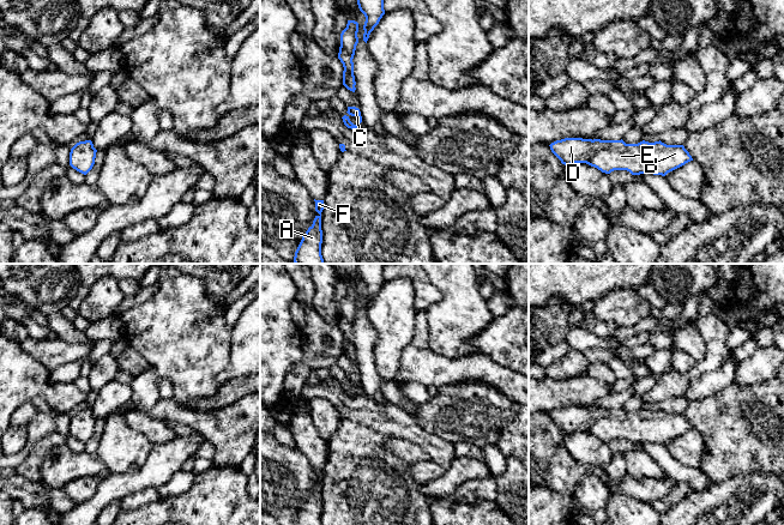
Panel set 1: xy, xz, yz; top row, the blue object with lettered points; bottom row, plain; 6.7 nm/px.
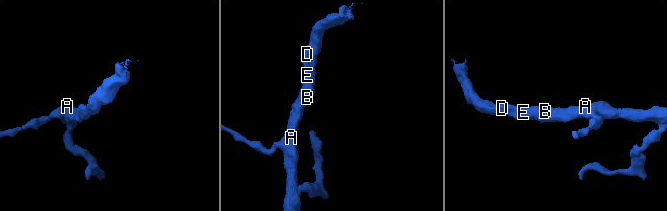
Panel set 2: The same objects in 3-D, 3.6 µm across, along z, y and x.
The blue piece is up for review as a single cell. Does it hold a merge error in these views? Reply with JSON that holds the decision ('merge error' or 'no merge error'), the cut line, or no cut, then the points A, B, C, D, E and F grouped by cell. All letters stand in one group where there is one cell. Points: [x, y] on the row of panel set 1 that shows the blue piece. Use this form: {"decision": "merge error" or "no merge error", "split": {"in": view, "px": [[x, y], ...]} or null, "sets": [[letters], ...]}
{"decision": "no merge error", "split": null, "sets": [["A", "B", "C", "D", "E", "F"]]}

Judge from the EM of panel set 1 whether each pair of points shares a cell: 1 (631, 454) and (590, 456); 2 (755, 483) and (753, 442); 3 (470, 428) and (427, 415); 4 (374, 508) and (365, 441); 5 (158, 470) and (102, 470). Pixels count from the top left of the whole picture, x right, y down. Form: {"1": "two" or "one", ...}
{"1": "two", "2": "two", "3": "one", "4": "one", "5": "two"}

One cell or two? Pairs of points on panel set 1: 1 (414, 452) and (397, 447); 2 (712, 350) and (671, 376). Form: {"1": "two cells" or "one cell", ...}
{"1": "one cell", "2": "one cell"}

